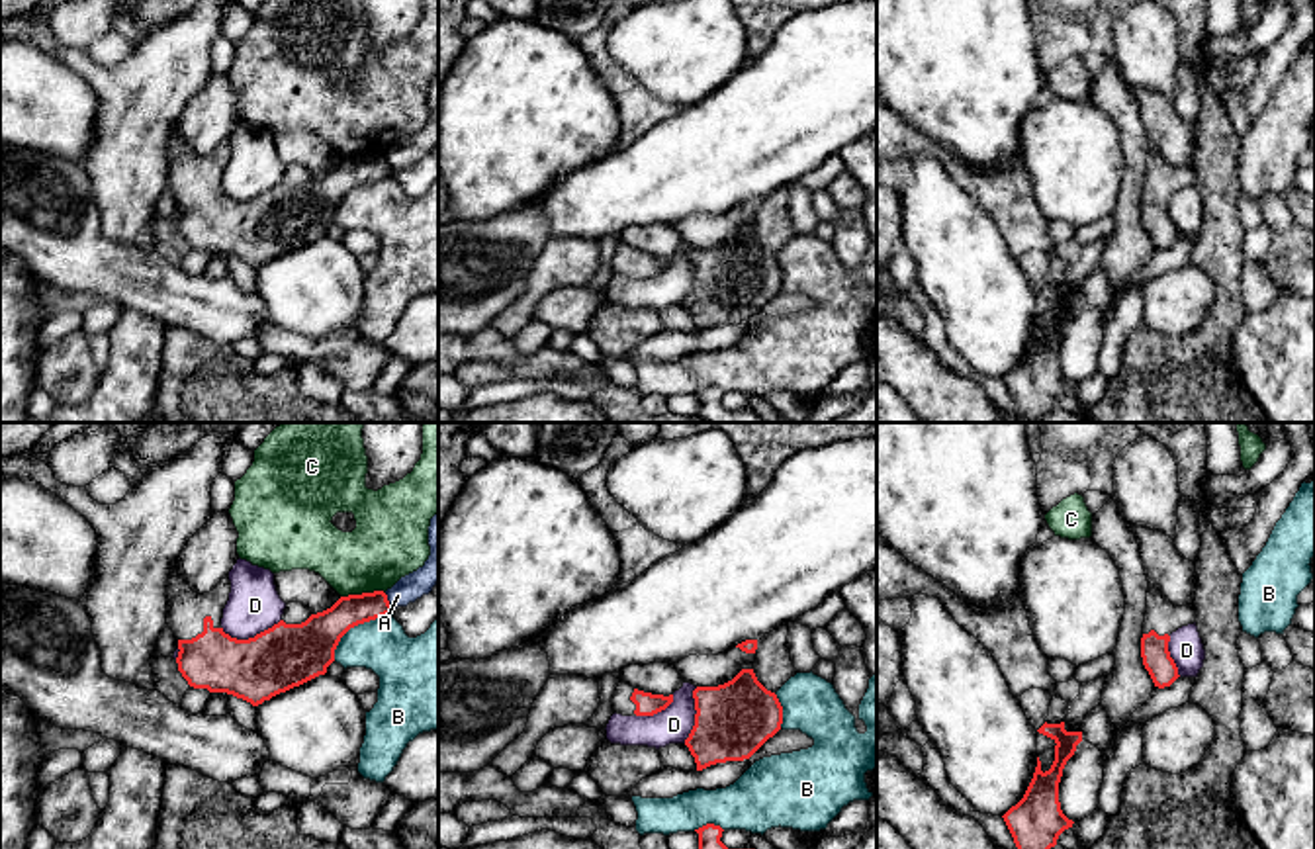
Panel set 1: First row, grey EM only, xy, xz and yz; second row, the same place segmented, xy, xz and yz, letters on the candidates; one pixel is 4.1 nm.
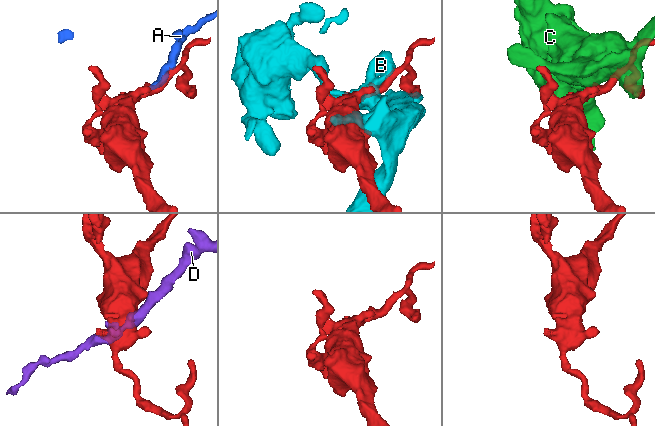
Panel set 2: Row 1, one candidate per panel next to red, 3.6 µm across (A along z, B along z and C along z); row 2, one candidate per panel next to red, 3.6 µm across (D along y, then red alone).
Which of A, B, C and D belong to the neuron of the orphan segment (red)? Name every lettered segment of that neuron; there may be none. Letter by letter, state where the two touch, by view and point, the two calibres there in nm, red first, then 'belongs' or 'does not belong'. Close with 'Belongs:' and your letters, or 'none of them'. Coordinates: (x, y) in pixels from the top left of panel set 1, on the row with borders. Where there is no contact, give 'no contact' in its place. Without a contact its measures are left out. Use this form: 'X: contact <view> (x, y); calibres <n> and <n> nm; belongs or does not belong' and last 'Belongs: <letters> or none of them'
A: contact xy (388, 601); calibres 130 and 110 nm; does not belong
B: contact xy (355, 625); calibres 240 and 220 nm; does not belong
C: contact xy (362, 593); calibres 170 and 300 nm; does not belong
D: contact xy (251, 638); calibres 260 and 220 nm; does not belong
Belongs: none of them

